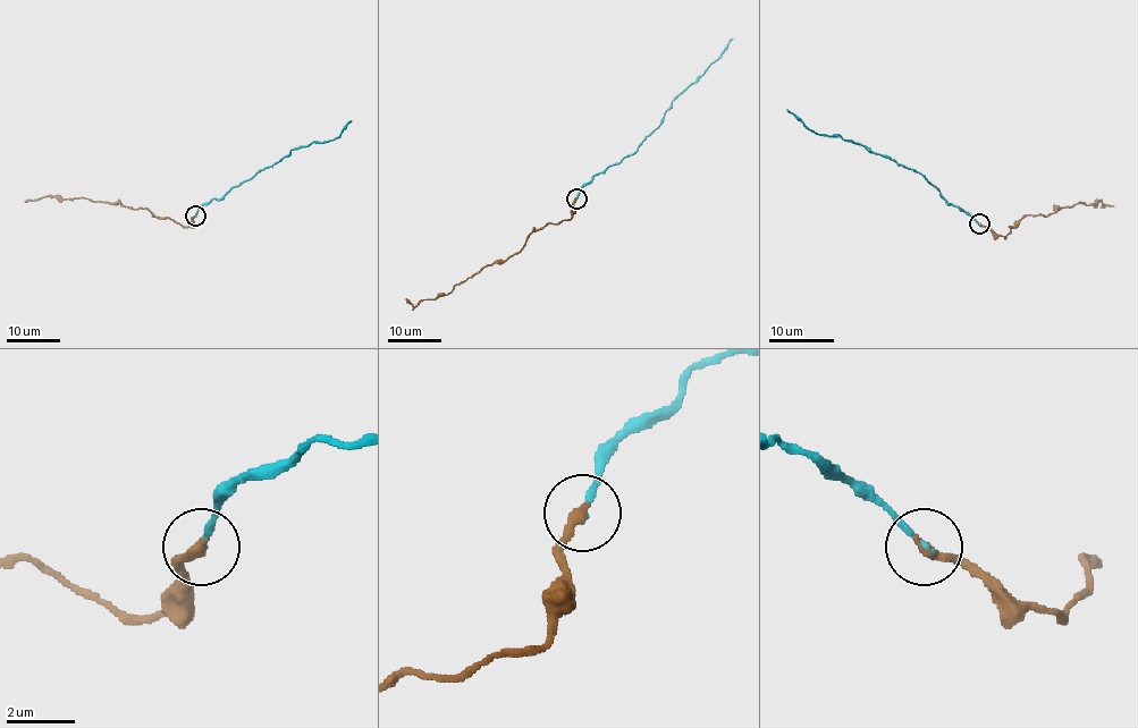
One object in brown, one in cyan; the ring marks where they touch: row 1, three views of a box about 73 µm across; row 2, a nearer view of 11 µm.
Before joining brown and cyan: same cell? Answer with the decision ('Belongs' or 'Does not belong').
Does not belong

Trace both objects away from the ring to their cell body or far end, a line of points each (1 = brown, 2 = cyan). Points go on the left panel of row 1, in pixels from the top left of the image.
1: (195, 216), (188, 226), (182, 226), (144, 209), (76, 197), (42, 196), (24, 202)
2: (195, 216), (203, 204), (220, 199), (292, 150), (336, 138), (351, 120)

